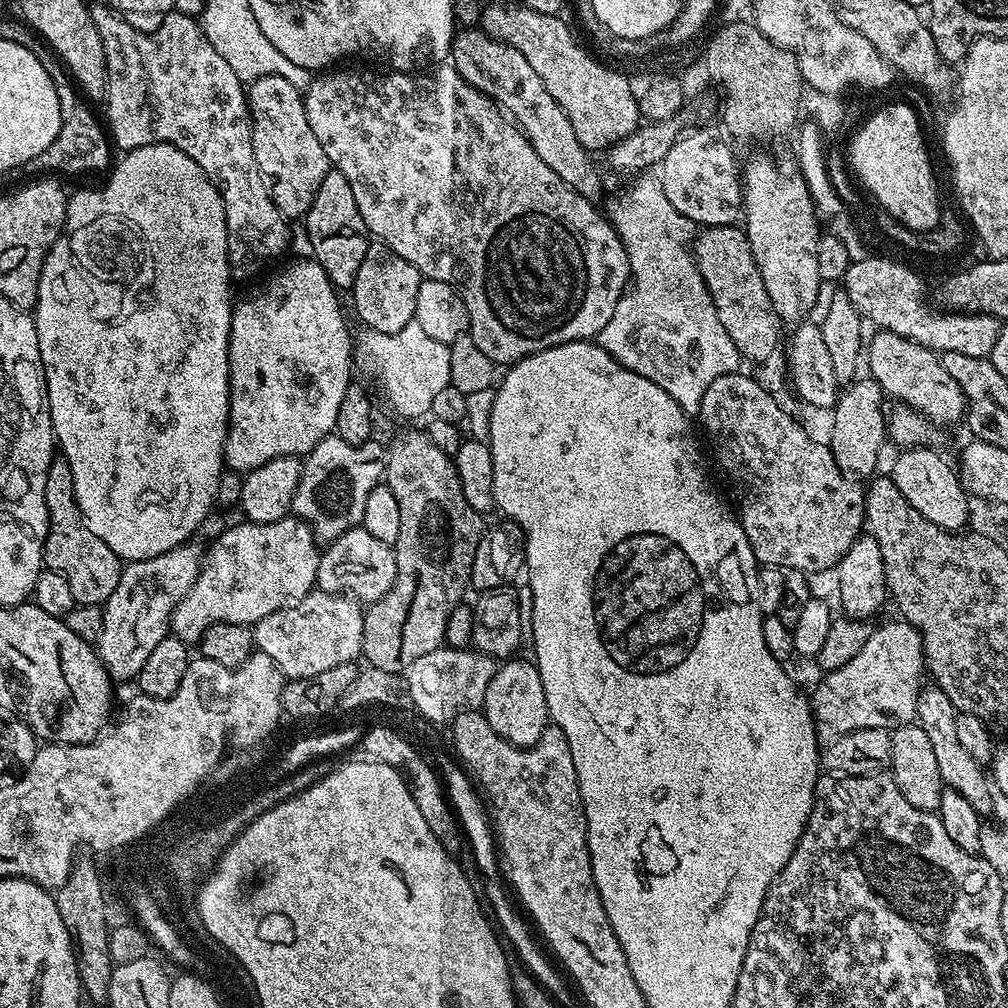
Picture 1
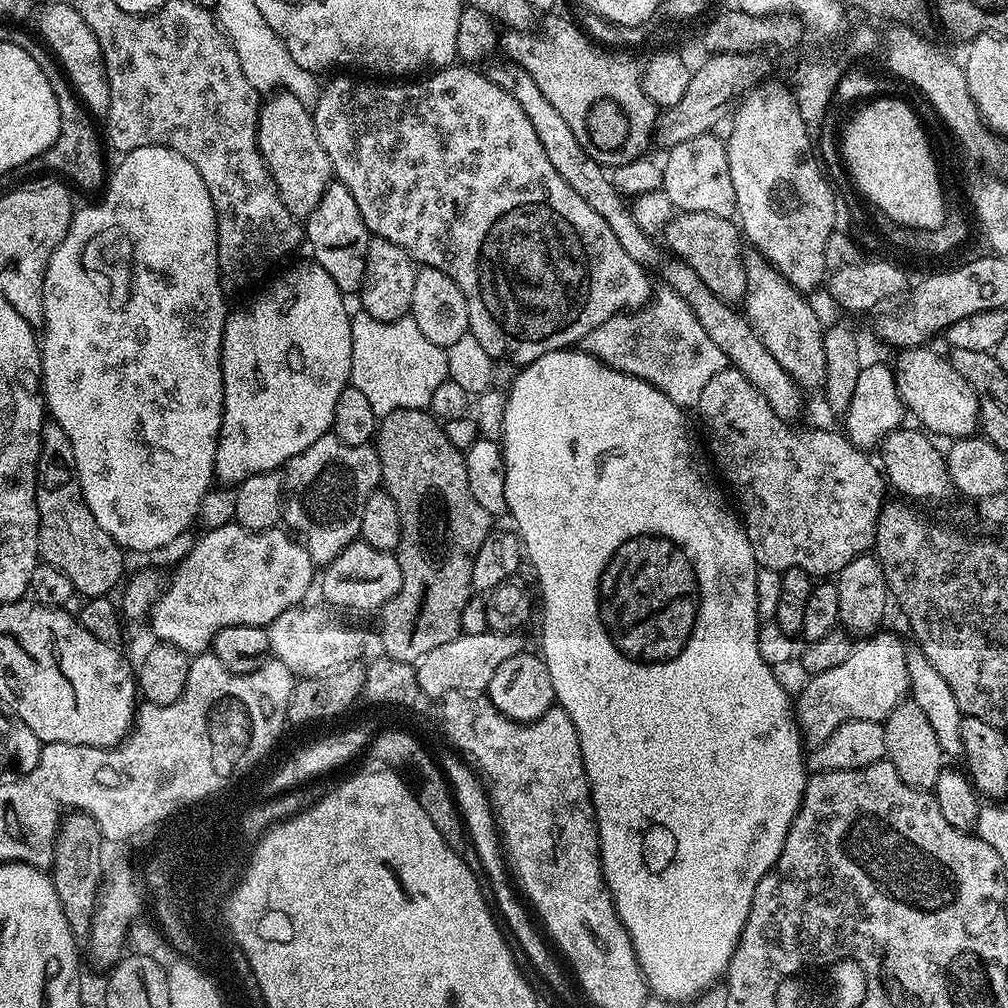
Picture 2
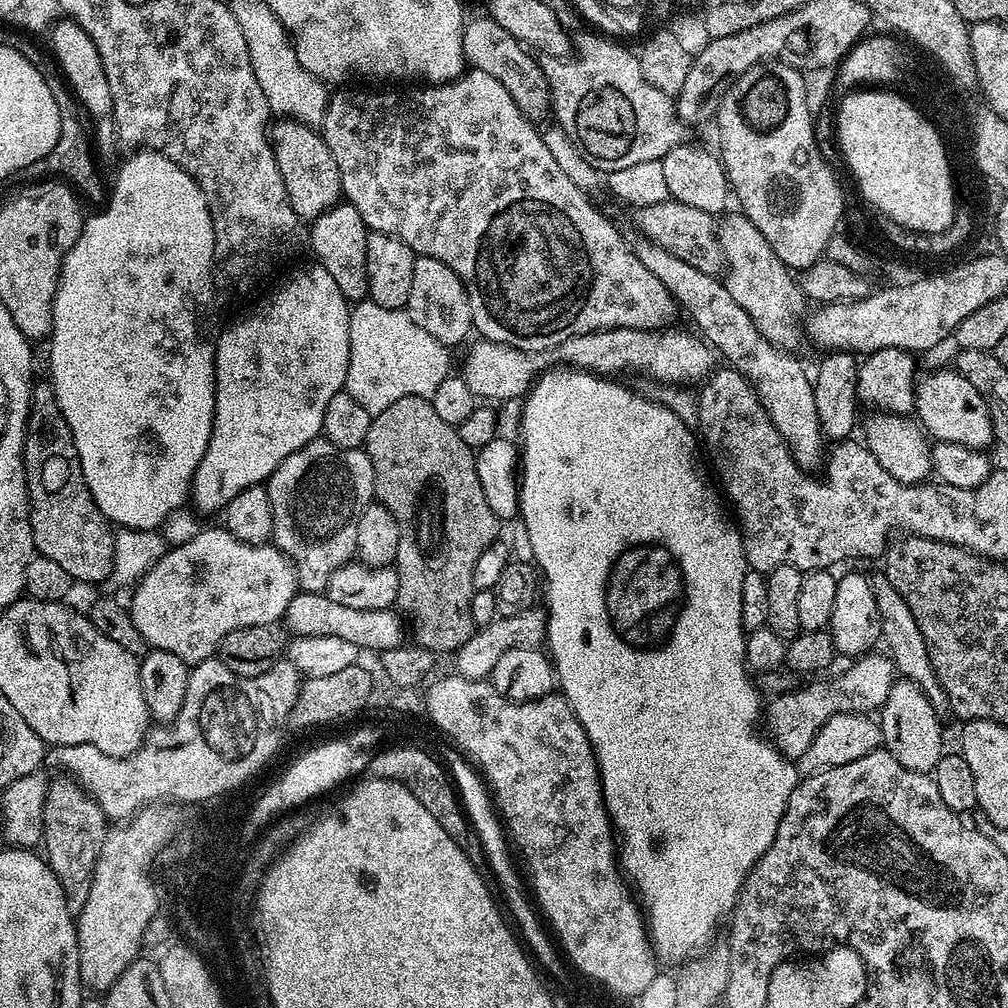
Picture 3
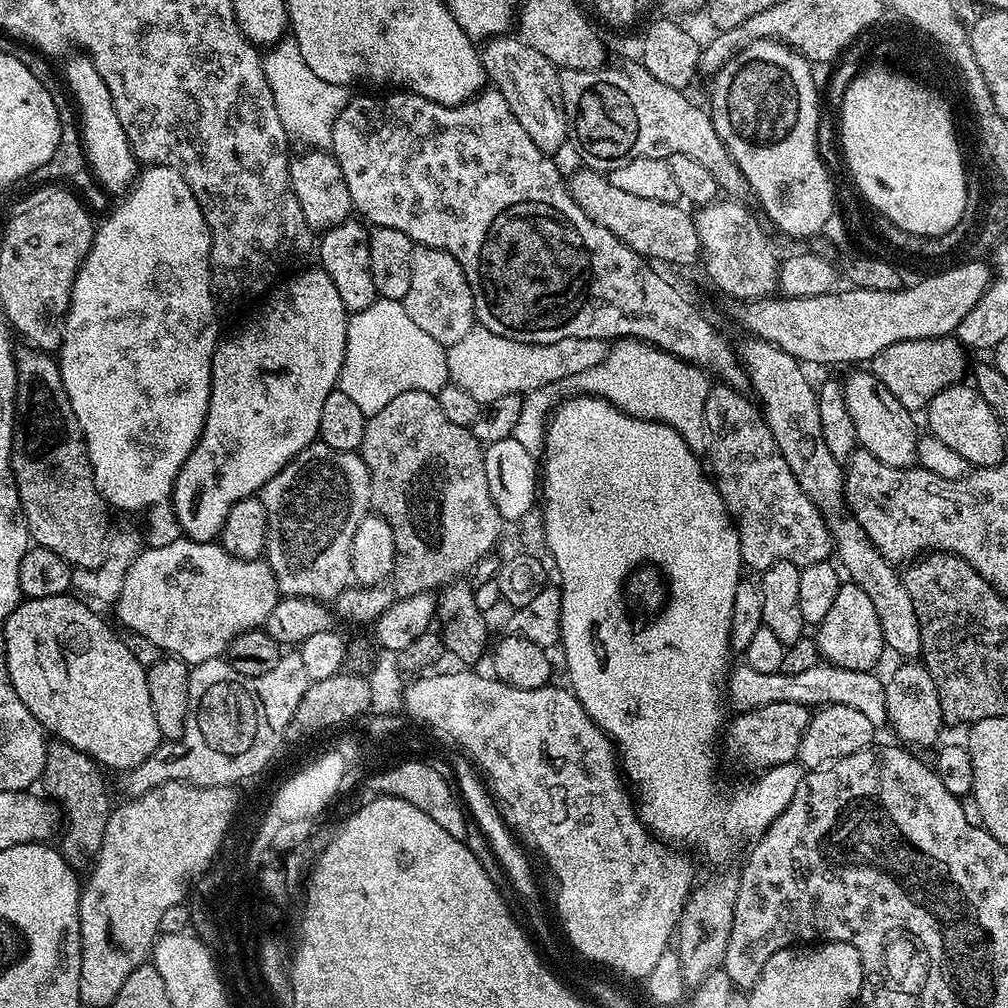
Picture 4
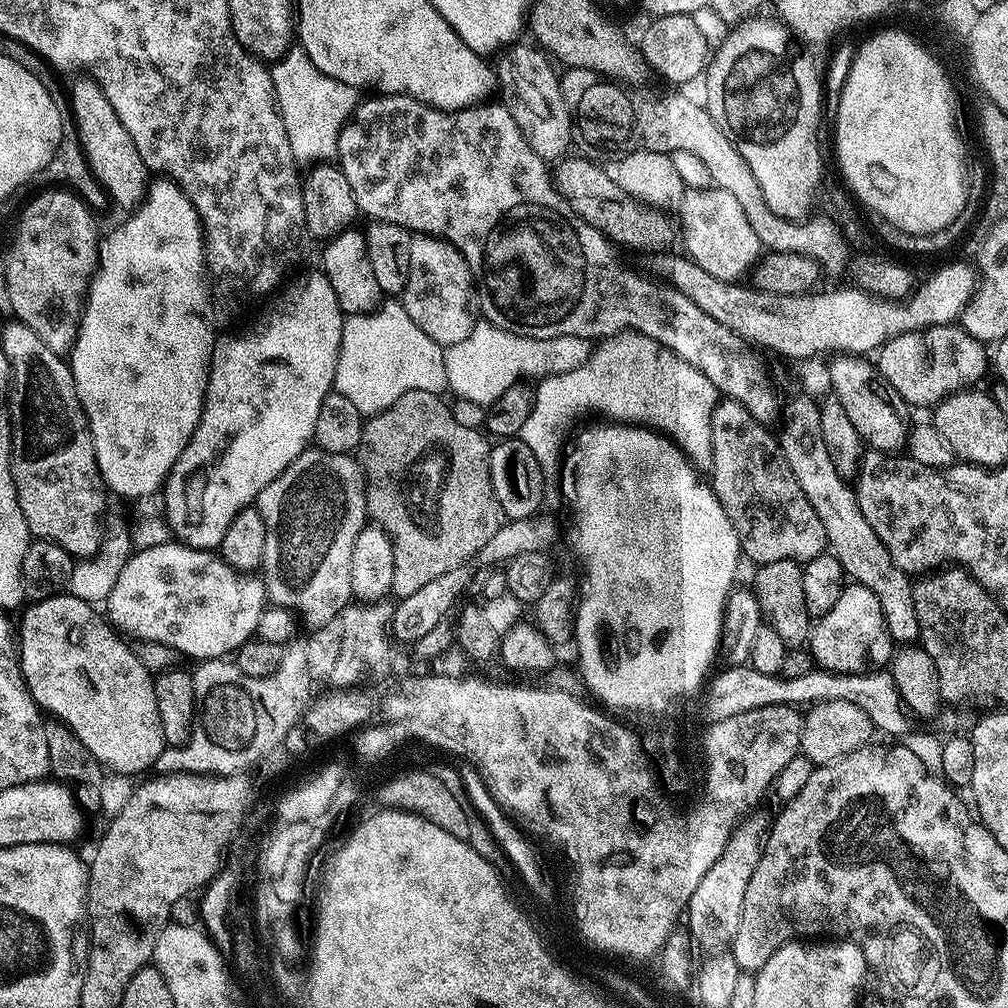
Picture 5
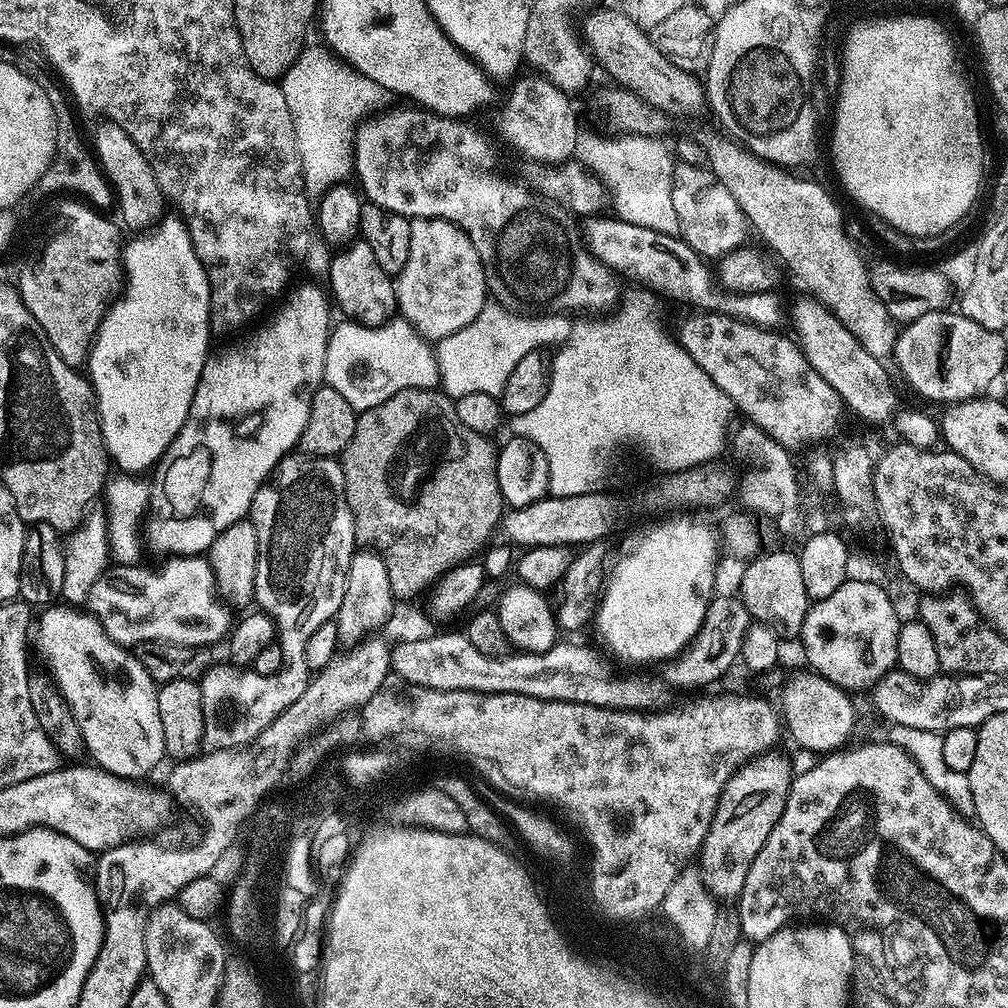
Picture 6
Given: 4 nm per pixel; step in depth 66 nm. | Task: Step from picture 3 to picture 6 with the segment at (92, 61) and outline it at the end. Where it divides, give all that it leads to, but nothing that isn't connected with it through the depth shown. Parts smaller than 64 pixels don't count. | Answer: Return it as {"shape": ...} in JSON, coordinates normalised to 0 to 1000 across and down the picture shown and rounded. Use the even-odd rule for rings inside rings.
{"shape":[[[101,121],[91,131],[89,143],[93,148],[93,154],[98,162],[99,169],[108,181],[113,191],[114,201],[118,204],[119,214],[128,222],[131,228],[143,228],[153,222],[163,211],[165,195],[157,185],[157,177],[153,177],[153,169],[149,161],[137,149],[133,137],[121,129],[121,125],[110,121]]]}

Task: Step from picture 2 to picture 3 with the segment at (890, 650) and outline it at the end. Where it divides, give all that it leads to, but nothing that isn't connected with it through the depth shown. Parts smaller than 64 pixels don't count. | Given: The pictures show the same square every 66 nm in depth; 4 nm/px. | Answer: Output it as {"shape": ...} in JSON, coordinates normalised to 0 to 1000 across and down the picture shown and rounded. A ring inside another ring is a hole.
{"shape":[[[858,649],[846,654],[845,659],[834,671],[826,675],[813,675],[811,679],[804,679],[800,683],[783,685],[767,689],[761,695],[760,705],[756,714],[762,717],[761,729],[770,743],[787,756],[793,756],[796,748],[804,744],[804,736],[815,724],[815,720],[832,706],[851,706],[865,708],[872,704],[879,696],[887,678],[887,660],[880,650]]]}

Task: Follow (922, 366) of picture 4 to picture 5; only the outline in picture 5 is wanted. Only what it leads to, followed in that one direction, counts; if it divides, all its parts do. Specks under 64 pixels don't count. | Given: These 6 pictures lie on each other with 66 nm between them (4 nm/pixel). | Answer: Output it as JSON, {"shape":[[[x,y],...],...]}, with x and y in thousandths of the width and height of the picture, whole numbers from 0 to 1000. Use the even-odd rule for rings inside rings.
{"shape":[[[931,321],[926,325],[916,325],[913,329],[900,329],[894,333],[889,333],[873,342],[871,346],[871,364],[873,370],[891,387],[891,391],[903,403],[909,401],[922,401],[928,403],[933,398],[950,389],[959,386],[967,377],[972,377],[976,373],[976,368],[982,365],[982,349],[980,349],[973,338],[967,337],[962,331],[958,331],[956,326],[948,321]]]}

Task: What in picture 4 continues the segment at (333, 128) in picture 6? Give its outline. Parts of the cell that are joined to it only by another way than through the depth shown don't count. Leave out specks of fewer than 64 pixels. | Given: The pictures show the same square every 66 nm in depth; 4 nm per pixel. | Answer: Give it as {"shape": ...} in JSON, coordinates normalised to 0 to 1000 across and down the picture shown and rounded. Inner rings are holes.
{"shape":[[[283,36],[265,52],[261,55],[259,63],[269,92],[272,93],[273,107],[286,135],[312,149],[326,148],[329,144],[331,121],[347,98],[346,88],[323,81],[310,71],[290,36]]]}

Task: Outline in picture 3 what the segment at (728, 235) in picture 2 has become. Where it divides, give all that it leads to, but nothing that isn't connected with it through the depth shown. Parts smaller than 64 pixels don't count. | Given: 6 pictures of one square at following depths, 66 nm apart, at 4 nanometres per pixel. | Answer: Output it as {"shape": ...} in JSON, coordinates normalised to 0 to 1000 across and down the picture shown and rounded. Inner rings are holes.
{"shape":[[[664,196],[649,204],[630,207],[629,214],[631,214],[630,225],[638,234],[645,236],[645,240],[655,244],[657,248],[663,248],[669,256],[677,256],[677,260],[685,260],[685,264],[696,268],[696,272],[709,275],[715,273],[719,260],[714,247],[714,238],[710,234],[712,222],[707,211],[688,208],[688,204],[681,204]]]}

